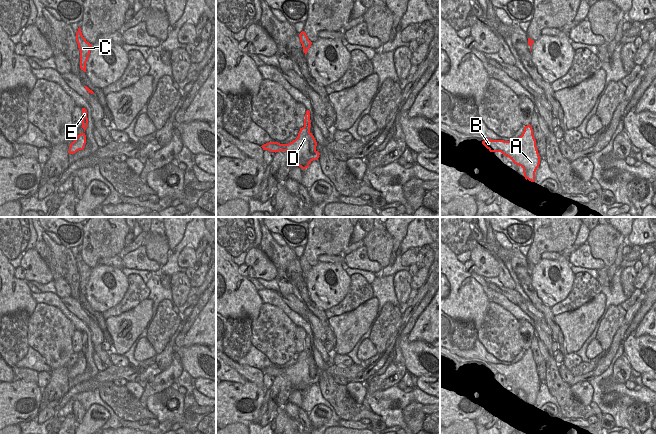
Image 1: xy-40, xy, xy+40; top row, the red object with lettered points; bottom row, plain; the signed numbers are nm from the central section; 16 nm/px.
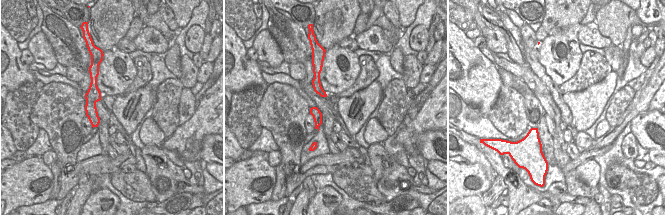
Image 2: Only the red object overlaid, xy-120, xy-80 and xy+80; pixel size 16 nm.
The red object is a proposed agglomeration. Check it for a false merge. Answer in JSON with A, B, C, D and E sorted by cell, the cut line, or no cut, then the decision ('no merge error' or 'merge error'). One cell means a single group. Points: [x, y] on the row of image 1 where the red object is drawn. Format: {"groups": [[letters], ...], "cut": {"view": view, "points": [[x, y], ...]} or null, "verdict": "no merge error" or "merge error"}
{"groups": [["A", "B", "D"], ["C", "E"]], "cut": {"view": "xy", "points": [[304, 125], [309, 133]]}, "verdict": "merge error"}

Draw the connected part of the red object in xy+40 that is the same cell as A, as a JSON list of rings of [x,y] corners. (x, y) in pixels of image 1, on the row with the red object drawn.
[[[531,125],[524,127],[520,137],[512,141],[491,140],[482,141],[490,152],[501,152],[509,157],[514,164],[523,168],[525,179],[534,182],[535,172],[540,164],[540,156],[536,146]]]

